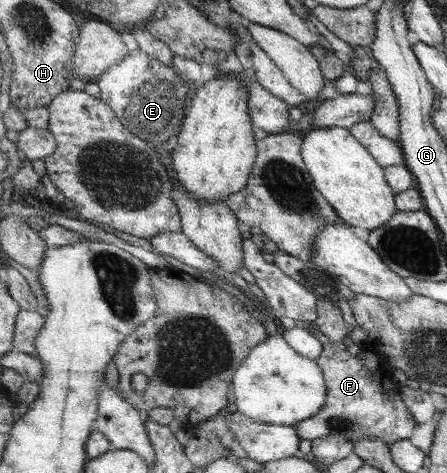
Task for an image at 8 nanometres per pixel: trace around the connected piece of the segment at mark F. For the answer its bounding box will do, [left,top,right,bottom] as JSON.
[295,323,418,445]

